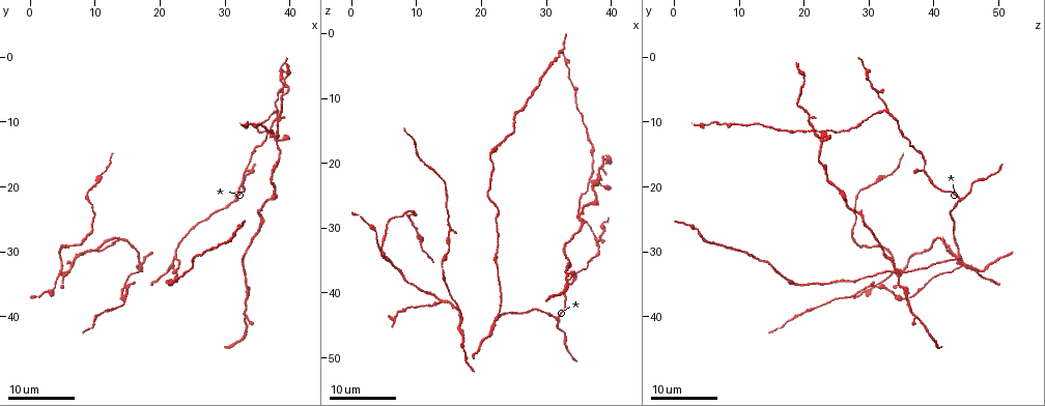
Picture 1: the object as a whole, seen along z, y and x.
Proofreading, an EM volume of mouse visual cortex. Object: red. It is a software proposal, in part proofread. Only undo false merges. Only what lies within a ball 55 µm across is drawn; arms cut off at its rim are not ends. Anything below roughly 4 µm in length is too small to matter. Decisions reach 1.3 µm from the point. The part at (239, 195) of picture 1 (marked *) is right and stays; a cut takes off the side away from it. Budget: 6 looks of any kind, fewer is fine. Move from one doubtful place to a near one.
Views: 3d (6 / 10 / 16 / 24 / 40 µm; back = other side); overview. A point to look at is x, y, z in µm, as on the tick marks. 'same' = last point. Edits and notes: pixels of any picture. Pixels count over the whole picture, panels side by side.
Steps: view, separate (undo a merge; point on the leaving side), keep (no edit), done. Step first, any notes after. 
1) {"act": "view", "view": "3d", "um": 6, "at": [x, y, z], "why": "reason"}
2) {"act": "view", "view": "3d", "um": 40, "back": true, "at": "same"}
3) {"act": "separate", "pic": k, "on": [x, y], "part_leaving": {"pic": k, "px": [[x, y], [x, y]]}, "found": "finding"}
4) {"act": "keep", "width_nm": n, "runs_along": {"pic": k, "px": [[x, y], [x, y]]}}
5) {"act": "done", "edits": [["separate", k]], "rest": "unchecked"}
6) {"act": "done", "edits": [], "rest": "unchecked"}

{"act": "view", "view": "3d", "um": 16, "at": [17.0, 31.5, 44.0], "why": "branch point"}

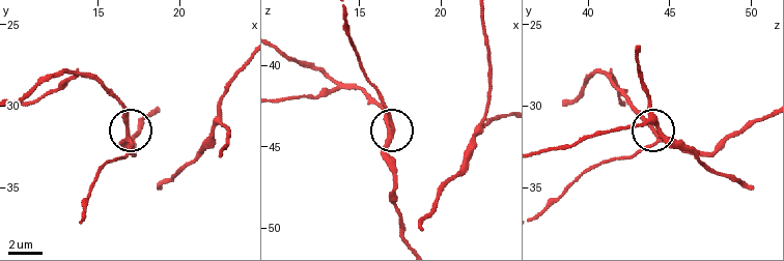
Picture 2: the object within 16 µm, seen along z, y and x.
{"act": "view", "view": "3d", "um": 10, "at": [16.8, 31.9, 44.4], "why": "zoom in"}

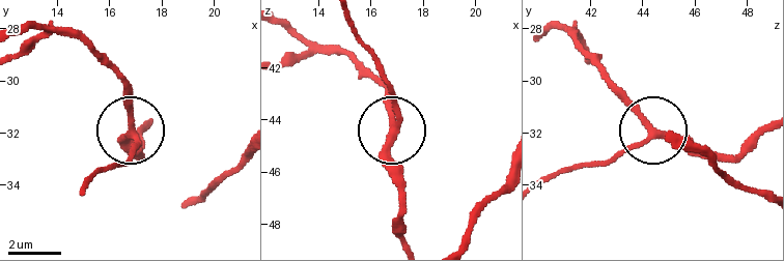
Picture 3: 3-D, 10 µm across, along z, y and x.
{"act": "keep", "arms": 3, "found": "one cell here"}

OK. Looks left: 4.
{"act": "view", "view": "3d", "um": 24, "at": [38.5, 8.0, 32.5]}

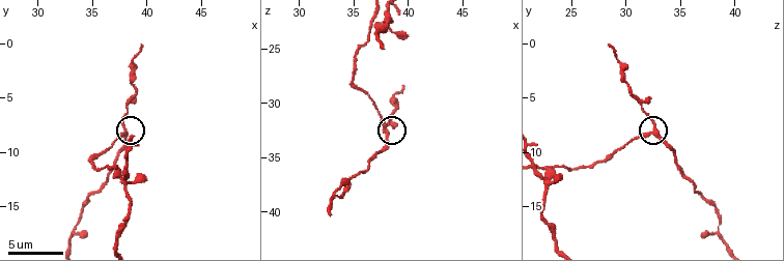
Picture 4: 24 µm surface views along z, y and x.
{"act": "view", "view": "3d", "um": 10, "at": [38.0, 8.2, 32.6]}

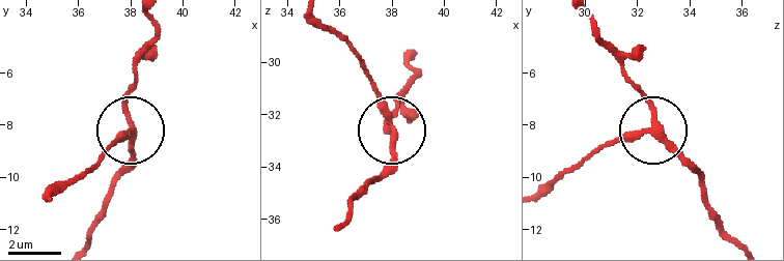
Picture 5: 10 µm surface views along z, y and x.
{"act": "keep", "arms": 3, "runs_along": {"pic": 5, "px": [[85, 243], [128, 150], [134, 52]]}, "found": "all the same cell"}

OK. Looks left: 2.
{"act": "view", "view": "3d", "um": 10, "at": [37.8, 12.4, 22.2], "why": "four arms meet"}

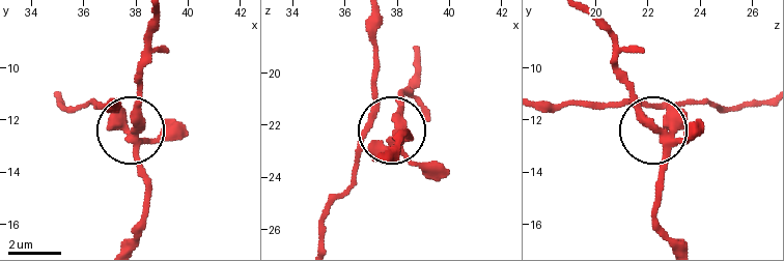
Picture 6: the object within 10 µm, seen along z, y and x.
{"act": "keep", "arms": 4, "runs_along": {"pic": 6, "px": [[57, 98], [67, 107], [96, 100], [133, 127], [139, 76]]}, "found": "continuous, no second cell"}

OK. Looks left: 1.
{"act": "done", "edits": [], "rest": "unchecked"}

